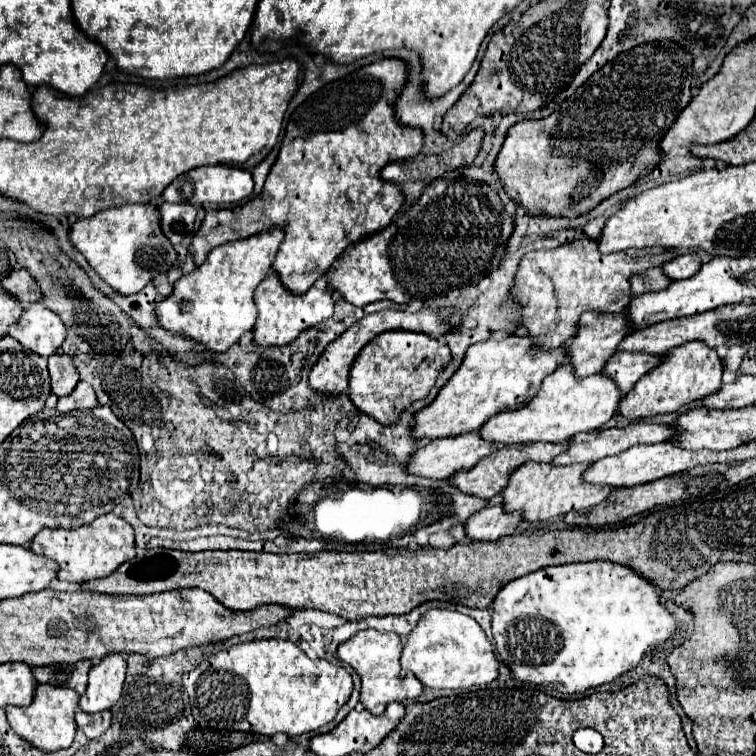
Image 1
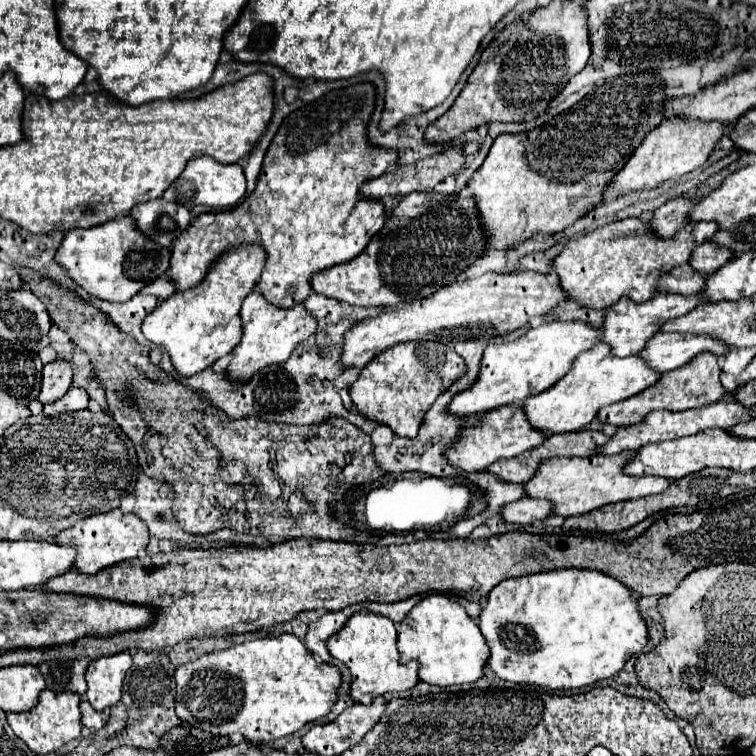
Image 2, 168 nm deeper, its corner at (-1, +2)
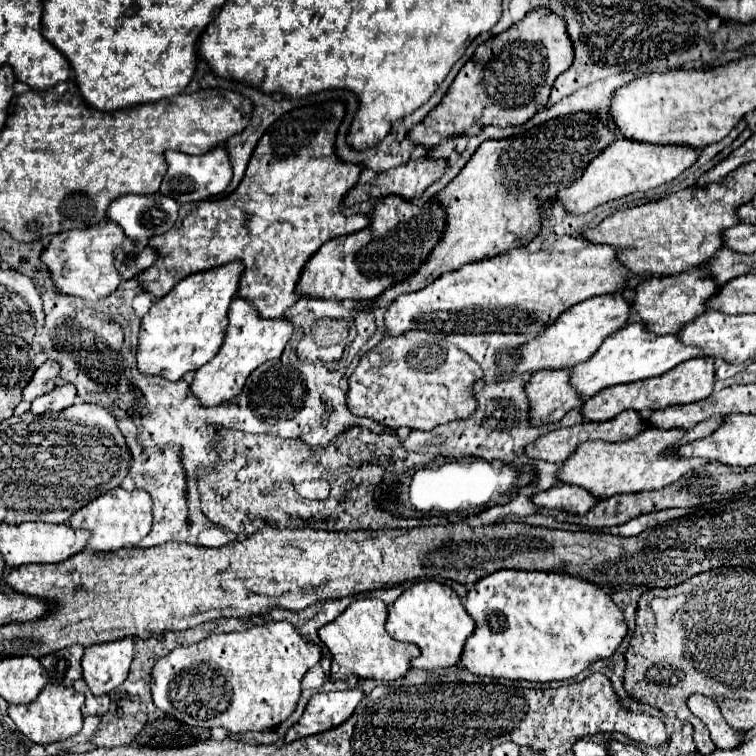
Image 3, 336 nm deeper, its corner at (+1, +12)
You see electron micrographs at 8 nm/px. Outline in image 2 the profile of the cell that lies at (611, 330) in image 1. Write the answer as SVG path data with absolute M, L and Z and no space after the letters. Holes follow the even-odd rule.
M657 294L653 300L635 304L629 298L621 298L617 304L605 310L605 318L601 324L601 342L611 348L613 356L631 356L643 350L647 338L651 338L659 326L671 318L683 316L691 312L699 304L699 294L695 296L679 296L679 294Z

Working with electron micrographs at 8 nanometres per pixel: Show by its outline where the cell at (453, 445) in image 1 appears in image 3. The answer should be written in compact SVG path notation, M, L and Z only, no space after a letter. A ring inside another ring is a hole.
M541 370L531 376L527 384L527 396L531 400L531 422L551 424L561 420L569 410L579 408L583 398L569 382L569 370Z

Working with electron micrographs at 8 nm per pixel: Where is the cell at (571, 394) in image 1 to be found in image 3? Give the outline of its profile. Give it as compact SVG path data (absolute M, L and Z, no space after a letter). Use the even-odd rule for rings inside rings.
M635 320L635 322L629 322L625 328L617 330L613 336L609 336L605 340L605 344L601 344L601 348L589 360L573 366L571 368L571 384L587 400L593 394L601 392L603 388L661 376L667 370L675 368L677 364L697 358L697 356L701 356L701 348L685 346L675 334L655 336L653 332L649 332L645 328L643 322Z

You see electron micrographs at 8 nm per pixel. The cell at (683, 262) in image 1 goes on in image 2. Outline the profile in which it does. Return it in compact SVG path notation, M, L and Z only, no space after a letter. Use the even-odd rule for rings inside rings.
M705 242L705 244L697 246L697 250L691 254L689 266L693 270L697 270L699 274L711 274L719 266L723 266L723 262L729 262L731 258L733 258L733 254L723 250L723 246L715 246L713 242Z

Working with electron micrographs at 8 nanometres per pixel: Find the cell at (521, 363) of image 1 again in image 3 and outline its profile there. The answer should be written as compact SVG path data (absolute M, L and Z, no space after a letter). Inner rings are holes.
M605 294L585 300L585 304L577 304L577 308L569 308L565 316L559 316L555 324L547 326L535 340L519 348L521 362L515 368L515 374L525 372L539 372L539 370L559 370L559 368L571 368L573 364L579 364L581 360L587 360L597 352L601 342L621 330L629 324L633 316L633 302L627 300L623 294Z

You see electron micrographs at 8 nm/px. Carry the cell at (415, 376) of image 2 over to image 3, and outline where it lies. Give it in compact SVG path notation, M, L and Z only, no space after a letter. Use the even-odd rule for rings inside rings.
M411 330L395 338L385 338L375 352L381 364L371 364L365 354L349 376L347 408L355 416L367 416L391 430L407 426L411 430L431 430L459 418L469 418L477 410L475 382L483 378L477 362L457 346L421 330Z

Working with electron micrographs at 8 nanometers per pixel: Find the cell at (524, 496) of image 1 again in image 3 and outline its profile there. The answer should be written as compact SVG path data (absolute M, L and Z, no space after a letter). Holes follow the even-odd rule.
M713 416L709 420L699 422L695 428L671 428L671 430L645 430L633 440L625 442L605 442L605 440L591 440L581 444L575 454L563 462L563 468L559 472L559 480L567 484L581 486L589 492L593 492L599 498L611 498L617 494L629 494L629 492L643 492L643 490L661 490L673 482L677 482L683 472L689 472L691 468L699 468L703 464L719 464L719 460L705 460L705 458L681 458L675 454L675 450L687 442L701 440L705 436L711 436L721 424L725 416Z

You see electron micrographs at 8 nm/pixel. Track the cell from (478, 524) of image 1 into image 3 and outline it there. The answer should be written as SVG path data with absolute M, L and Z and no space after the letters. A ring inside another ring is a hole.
M559 484L557 488L551 488L549 492L539 492L533 502L541 508L549 510L565 510L571 514L585 514L591 510L599 498L587 492L585 488L577 488L573 484Z

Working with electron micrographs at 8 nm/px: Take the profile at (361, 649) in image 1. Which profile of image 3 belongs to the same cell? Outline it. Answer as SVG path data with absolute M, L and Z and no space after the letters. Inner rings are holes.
M361 598L353 600L347 610L337 616L337 620L333 620L333 624L325 624L325 628L319 628L319 638L333 656L329 680L399 680L405 676L405 672L409 670L409 662L419 656L419 648L415 644L393 640L385 632L385 620L387 606L383 604L383 600Z

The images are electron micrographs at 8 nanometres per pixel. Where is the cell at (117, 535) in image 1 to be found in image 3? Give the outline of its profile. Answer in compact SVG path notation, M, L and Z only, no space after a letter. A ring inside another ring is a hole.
M113 488L99 496L97 500L89 502L85 508L81 508L77 514L71 516L69 524L73 528L85 528L91 532L89 550L99 550L99 552L113 552L119 548L131 548L135 546L141 538L145 538L151 530L151 496L145 490L135 488L133 492L125 488Z

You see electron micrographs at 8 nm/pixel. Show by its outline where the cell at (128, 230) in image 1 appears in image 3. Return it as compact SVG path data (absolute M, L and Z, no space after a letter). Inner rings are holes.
M109 222L89 226L81 232L61 232L61 236L51 238L49 246L41 254L41 262L47 266L47 270L53 278L55 292L65 294L65 296L77 296L83 300L93 300L93 302L115 292L121 282L141 274L145 268L149 268L149 264L153 264L153 260L155 260L153 248L149 248L145 244L137 244L133 240L125 240L125 234L121 232L121 228L117 228L115 224L109 224Z

